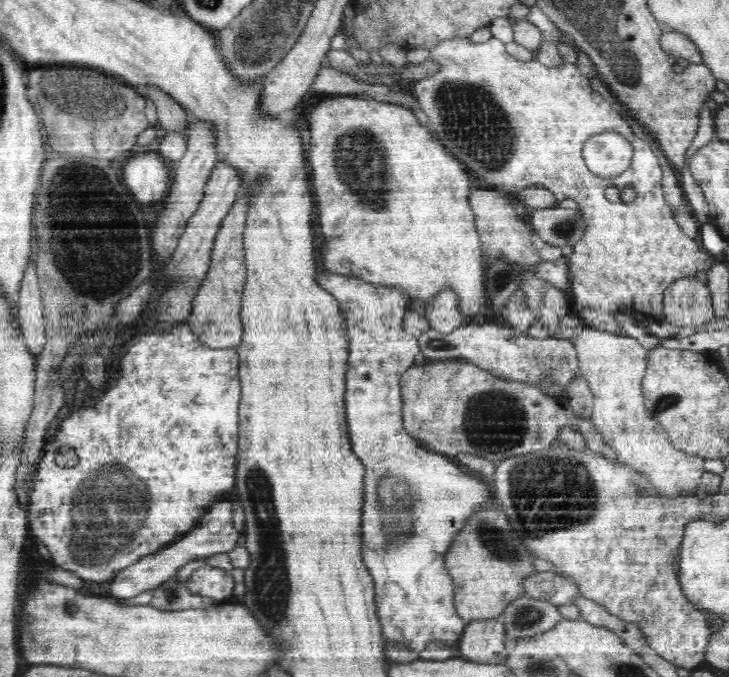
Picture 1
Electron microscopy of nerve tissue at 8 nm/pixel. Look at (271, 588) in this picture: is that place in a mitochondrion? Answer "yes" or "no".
yes

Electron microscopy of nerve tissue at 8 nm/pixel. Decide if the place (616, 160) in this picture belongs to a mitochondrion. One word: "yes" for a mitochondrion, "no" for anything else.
no

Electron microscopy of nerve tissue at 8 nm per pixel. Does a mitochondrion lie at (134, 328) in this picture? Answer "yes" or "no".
no

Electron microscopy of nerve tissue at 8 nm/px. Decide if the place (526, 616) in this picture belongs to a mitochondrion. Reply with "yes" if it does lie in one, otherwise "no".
yes

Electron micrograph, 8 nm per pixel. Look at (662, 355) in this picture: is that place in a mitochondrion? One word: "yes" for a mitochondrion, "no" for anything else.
no

